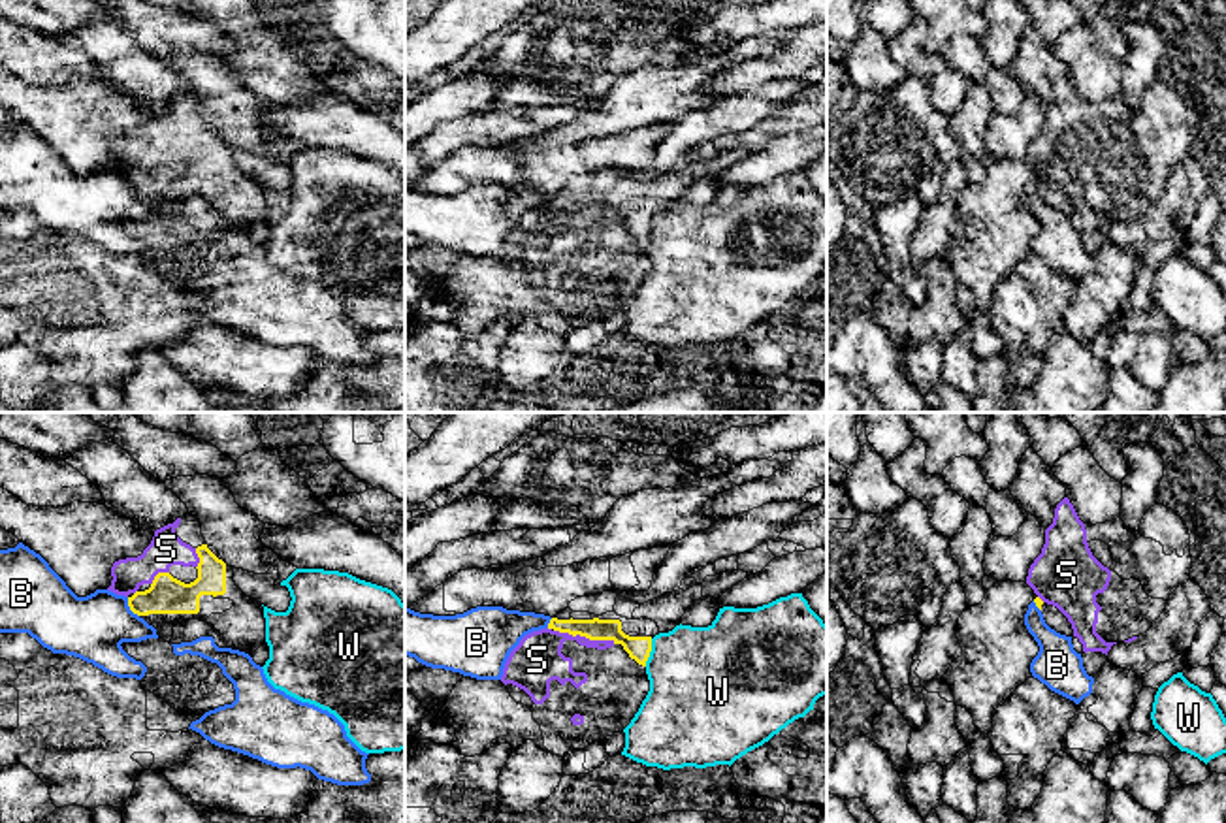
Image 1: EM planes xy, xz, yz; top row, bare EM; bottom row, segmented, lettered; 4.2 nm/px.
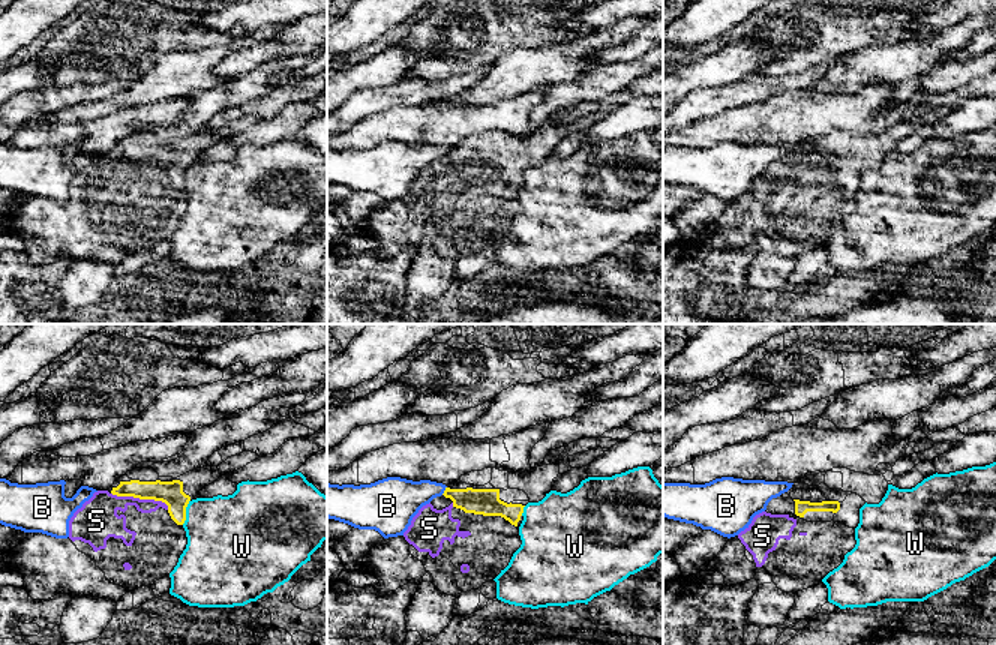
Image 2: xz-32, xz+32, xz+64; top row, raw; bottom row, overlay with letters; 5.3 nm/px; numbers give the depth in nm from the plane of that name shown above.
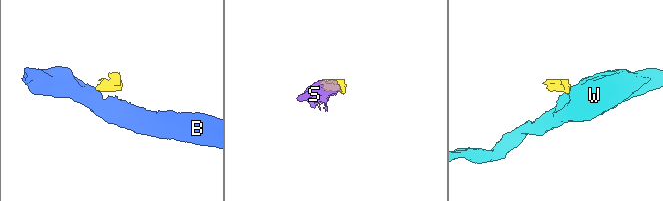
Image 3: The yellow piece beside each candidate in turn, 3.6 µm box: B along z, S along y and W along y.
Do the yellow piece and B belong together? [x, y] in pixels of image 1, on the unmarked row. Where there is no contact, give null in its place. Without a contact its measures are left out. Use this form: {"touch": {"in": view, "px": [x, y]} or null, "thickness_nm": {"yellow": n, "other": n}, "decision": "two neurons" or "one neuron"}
{"touch": {"in": "xy", "px": [129, 183]}, "thickness_nm": {"yellow": 160, "other": 280}, "decision": "two neurons"}

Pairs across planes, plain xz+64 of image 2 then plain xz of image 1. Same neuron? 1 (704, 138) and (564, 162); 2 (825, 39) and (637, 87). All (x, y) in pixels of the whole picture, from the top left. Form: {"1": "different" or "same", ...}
{"1": "same", "2": "different"}

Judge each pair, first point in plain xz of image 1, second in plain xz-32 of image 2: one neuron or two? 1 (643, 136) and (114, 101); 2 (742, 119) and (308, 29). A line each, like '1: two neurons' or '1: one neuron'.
1: two neurons
2: two neurons

